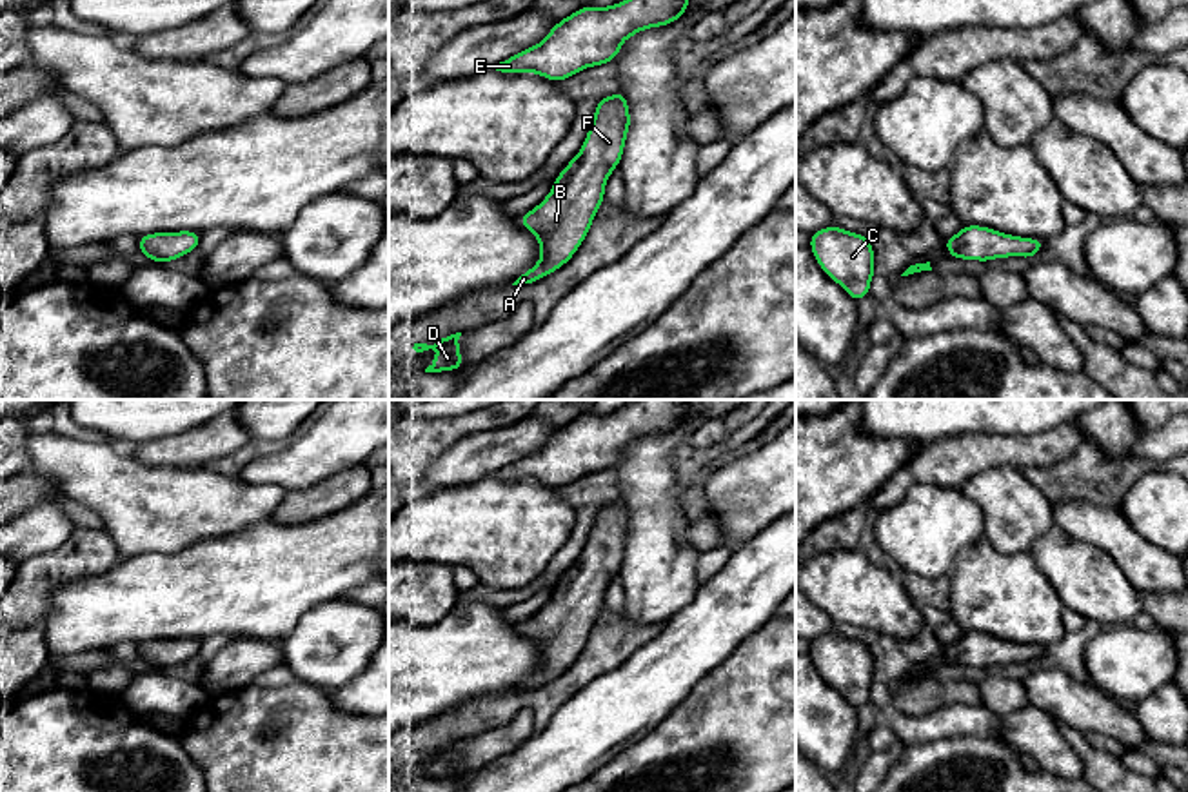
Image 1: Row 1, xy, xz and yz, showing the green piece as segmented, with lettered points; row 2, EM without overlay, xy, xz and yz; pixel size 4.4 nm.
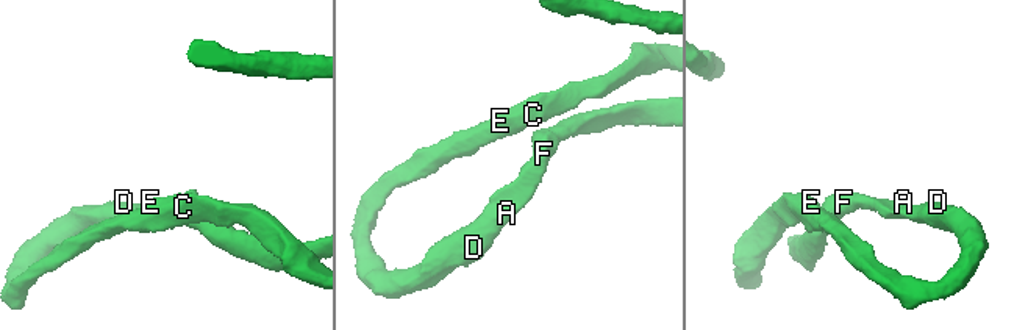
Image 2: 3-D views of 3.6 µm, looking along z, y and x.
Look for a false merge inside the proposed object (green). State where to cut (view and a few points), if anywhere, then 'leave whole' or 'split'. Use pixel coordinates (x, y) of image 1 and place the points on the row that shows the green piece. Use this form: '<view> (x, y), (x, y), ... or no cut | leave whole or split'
no cut | leave whole

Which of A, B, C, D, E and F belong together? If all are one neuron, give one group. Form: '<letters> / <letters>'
A B C D E F

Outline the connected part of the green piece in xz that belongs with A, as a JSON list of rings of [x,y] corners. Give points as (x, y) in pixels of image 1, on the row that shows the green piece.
[[[625,94],[603,96],[578,154],[559,171],[543,202],[520,218],[538,238],[541,256],[512,285],[538,282],[576,254],[605,200],[607,180],[621,162],[629,129]]]

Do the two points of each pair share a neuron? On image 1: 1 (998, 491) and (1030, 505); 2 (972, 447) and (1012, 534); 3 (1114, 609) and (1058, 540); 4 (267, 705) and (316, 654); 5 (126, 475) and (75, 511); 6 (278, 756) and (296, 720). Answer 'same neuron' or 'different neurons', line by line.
1: same neuron
2: different neurons
3: same neuron
4: different neurons
5: different neurons
6: same neuron

